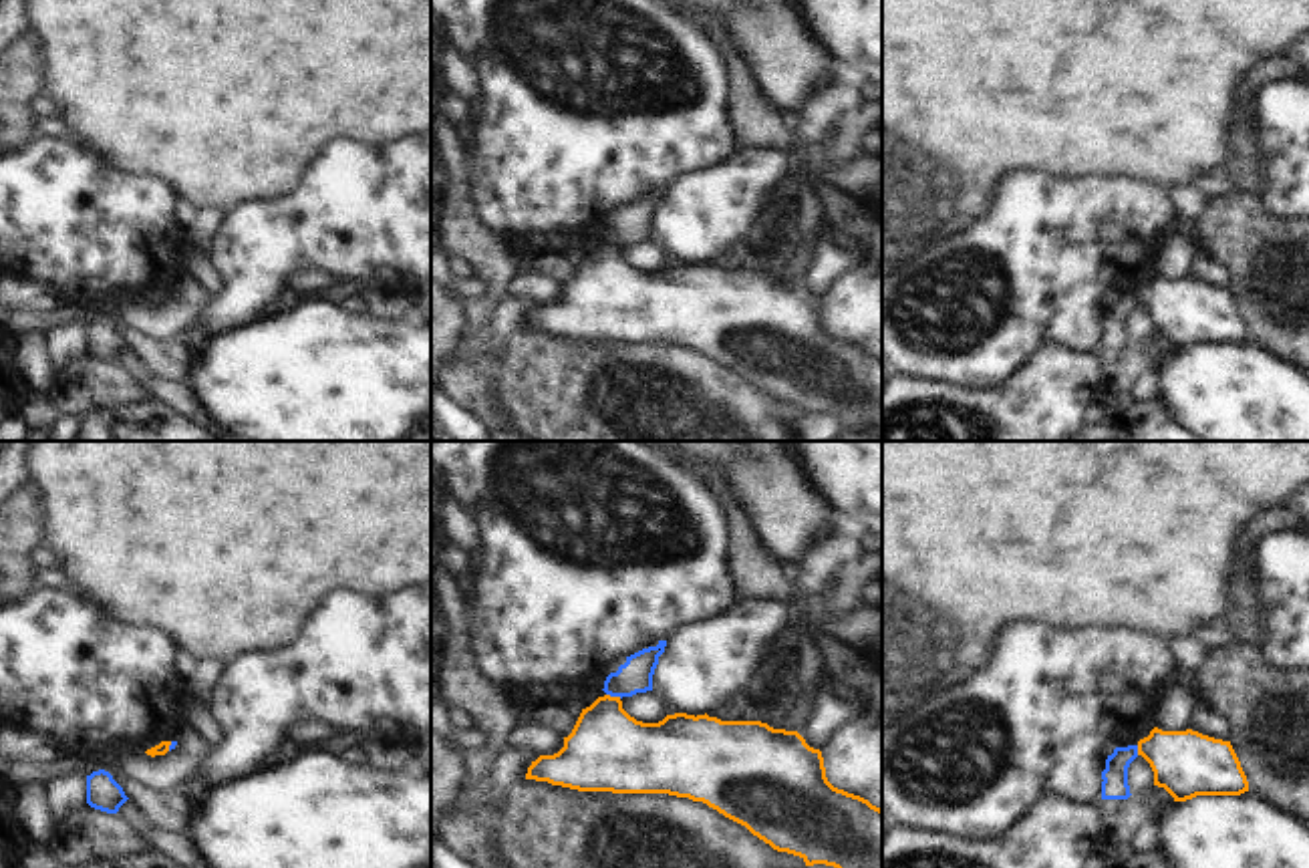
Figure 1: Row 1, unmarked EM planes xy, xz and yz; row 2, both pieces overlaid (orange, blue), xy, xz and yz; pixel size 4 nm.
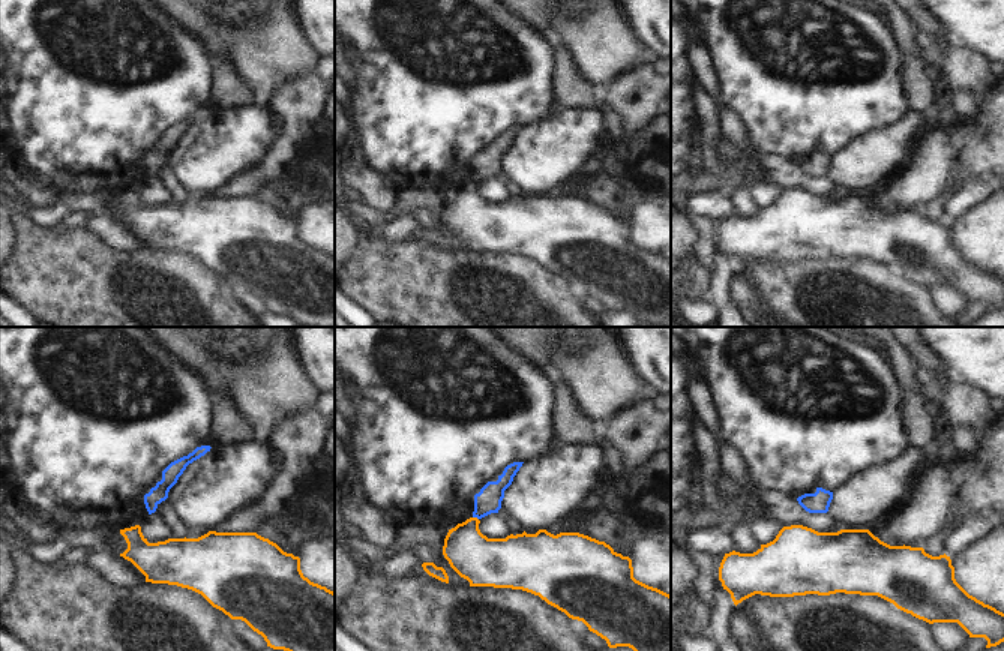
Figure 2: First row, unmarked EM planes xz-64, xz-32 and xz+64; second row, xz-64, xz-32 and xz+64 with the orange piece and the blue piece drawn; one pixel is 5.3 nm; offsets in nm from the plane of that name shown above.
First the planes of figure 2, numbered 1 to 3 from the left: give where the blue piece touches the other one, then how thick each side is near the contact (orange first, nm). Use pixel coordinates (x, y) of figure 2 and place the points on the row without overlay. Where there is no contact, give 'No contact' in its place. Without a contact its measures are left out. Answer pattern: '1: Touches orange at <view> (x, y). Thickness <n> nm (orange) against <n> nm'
1: No contact
2: Touches orange at xz-32 (476, 182). Thickness 260 nm (orange) against 140 nm
3: No contact.

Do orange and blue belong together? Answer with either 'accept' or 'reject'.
reject

